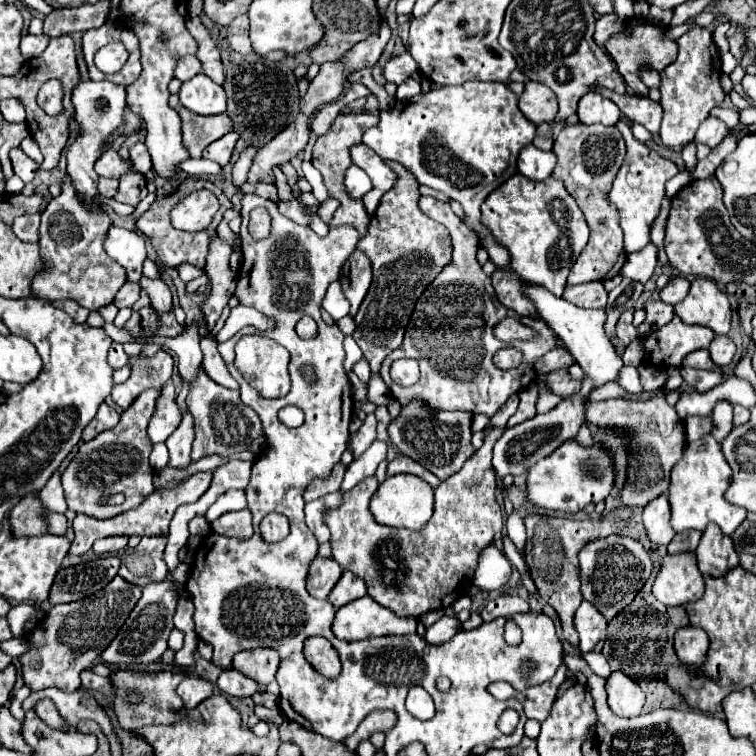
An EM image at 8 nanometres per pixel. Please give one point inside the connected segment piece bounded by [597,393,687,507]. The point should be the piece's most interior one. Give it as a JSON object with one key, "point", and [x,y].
{"point":[656,442]}

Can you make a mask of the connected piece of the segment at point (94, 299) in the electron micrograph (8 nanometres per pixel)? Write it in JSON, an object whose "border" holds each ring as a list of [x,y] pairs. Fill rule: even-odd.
{"border":[[[69,177],[63,179],[61,189],[63,189],[63,193],[59,197],[53,197],[53,201],[41,213],[39,245],[41,245],[43,259],[47,259],[47,269],[33,279],[33,295],[39,299],[49,299],[49,301],[75,299],[81,307],[93,311],[93,309],[113,303],[117,291],[127,281],[127,275],[125,275],[125,269],[115,259],[109,259],[109,255],[105,255],[103,243],[105,243],[105,231],[109,231],[109,227],[111,227],[111,219],[97,209],[89,209],[81,199],[77,199],[77,193],[75,193]]]}

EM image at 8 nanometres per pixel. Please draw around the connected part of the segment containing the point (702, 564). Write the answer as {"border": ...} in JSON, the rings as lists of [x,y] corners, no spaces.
{"border":[[[713,523],[703,531],[695,549],[695,559],[701,575],[711,577],[721,577],[739,565],[739,555],[733,549],[731,537],[721,535],[721,529]]]}

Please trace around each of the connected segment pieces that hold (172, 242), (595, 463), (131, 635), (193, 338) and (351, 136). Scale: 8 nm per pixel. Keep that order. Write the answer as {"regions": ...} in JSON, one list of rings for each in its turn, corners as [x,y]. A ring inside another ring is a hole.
{"regions":[[[[189,179],[189,181],[183,181],[183,185],[179,187],[177,193],[173,193],[173,195],[169,195],[169,197],[157,199],[157,201],[149,207],[149,211],[145,211],[145,213],[141,215],[141,219],[137,221],[137,227],[147,235],[147,239],[149,239],[151,245],[155,247],[157,257],[159,257],[159,261],[161,261],[163,265],[167,265],[167,267],[177,267],[177,265],[181,265],[181,263],[189,263],[189,265],[195,265],[195,267],[201,267],[201,269],[203,269],[203,267],[205,267],[205,261],[207,261],[209,241],[215,237],[215,233],[217,233],[217,223],[219,223],[221,215],[223,215],[229,207],[231,207],[231,201],[229,201],[229,199],[223,195],[223,191],[221,191],[219,187],[215,187],[211,181]],[[199,189],[209,189],[209,191],[213,191],[215,197],[219,199],[221,209],[219,209],[217,217],[213,219],[213,223],[209,225],[207,231],[201,231],[201,233],[185,233],[185,231],[177,231],[177,229],[171,225],[171,217],[169,217],[171,209],[173,209],[179,201],[183,201],[187,195],[191,195],[193,191],[199,191]]],[[[575,441],[563,443],[553,455],[541,459],[527,471],[527,493],[529,501],[537,509],[565,511],[575,515],[587,503],[603,501],[613,487],[613,465],[607,451],[601,447],[583,449]]],[[[179,563],[173,571],[167,573],[165,581],[161,583],[149,583],[149,587],[143,589],[143,595],[135,609],[131,611],[129,619],[117,633],[117,637],[109,643],[109,647],[101,653],[101,659],[105,663],[151,663],[157,661],[165,649],[167,649],[167,637],[173,631],[173,615],[177,609],[177,599],[185,593],[185,583],[189,579],[189,567],[185,563]]],[[[189,325],[183,329],[181,335],[165,339],[165,349],[177,355],[177,369],[183,381],[189,385],[197,379],[199,369],[201,369],[201,347],[199,347],[199,331],[197,325]]],[[[347,113],[347,115],[339,115],[335,119],[335,123],[331,125],[331,129],[321,135],[313,147],[313,167],[317,167],[321,173],[323,173],[324,183],[329,189],[329,195],[332,198],[339,199],[341,206],[335,212],[329,226],[340,226],[344,224],[355,225],[359,229],[361,235],[365,235],[367,231],[367,223],[369,223],[369,215],[363,207],[363,201],[361,199],[353,199],[347,191],[345,191],[345,185],[343,185],[343,179],[345,179],[345,171],[353,165],[351,161],[351,155],[349,155],[349,147],[361,143],[361,137],[363,137],[363,131],[373,127],[377,123],[377,115],[371,115],[371,113]],[[351,209],[351,211],[349,211]],[[351,213],[351,215],[349,215]]]]}

